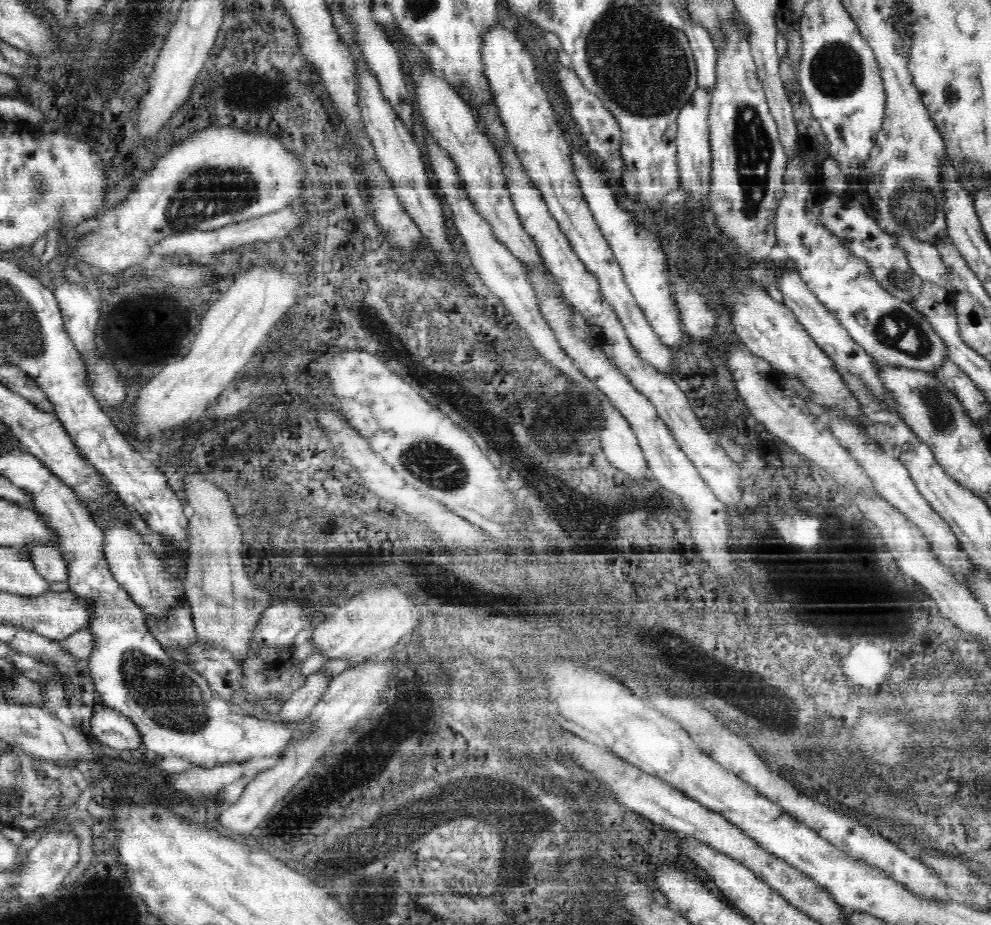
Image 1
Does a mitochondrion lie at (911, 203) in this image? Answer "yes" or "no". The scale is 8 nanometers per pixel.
yes

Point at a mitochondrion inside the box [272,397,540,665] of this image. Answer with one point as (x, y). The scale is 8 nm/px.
(430, 462)

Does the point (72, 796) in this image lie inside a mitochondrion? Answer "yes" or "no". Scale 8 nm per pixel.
no

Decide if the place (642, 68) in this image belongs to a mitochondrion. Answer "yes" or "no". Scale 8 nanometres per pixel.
yes

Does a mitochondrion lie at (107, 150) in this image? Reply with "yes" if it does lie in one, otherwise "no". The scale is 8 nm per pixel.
no

